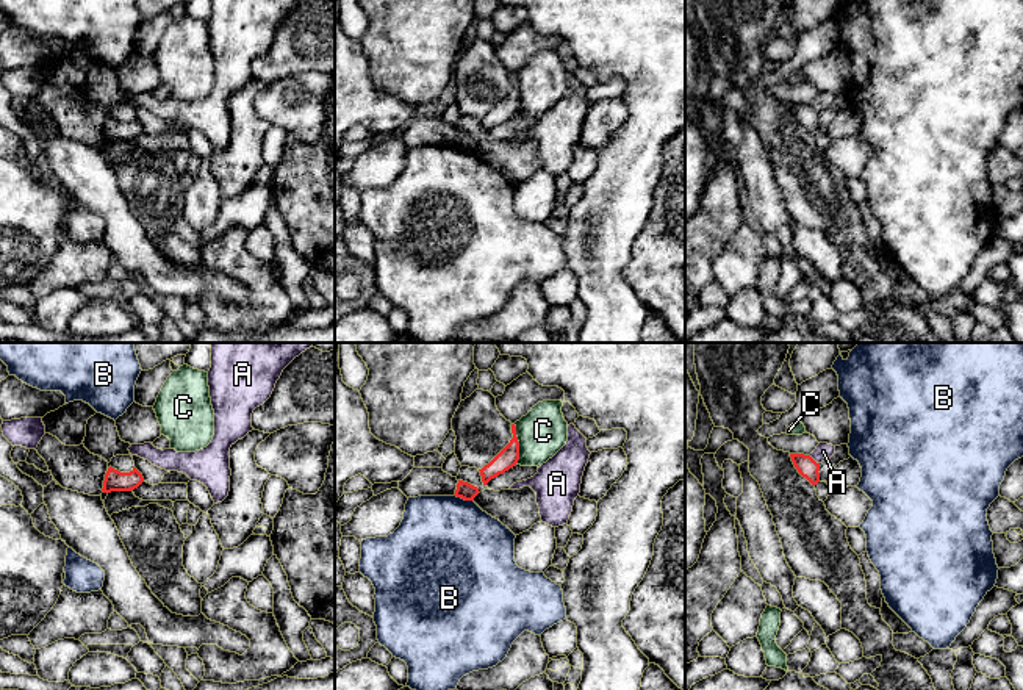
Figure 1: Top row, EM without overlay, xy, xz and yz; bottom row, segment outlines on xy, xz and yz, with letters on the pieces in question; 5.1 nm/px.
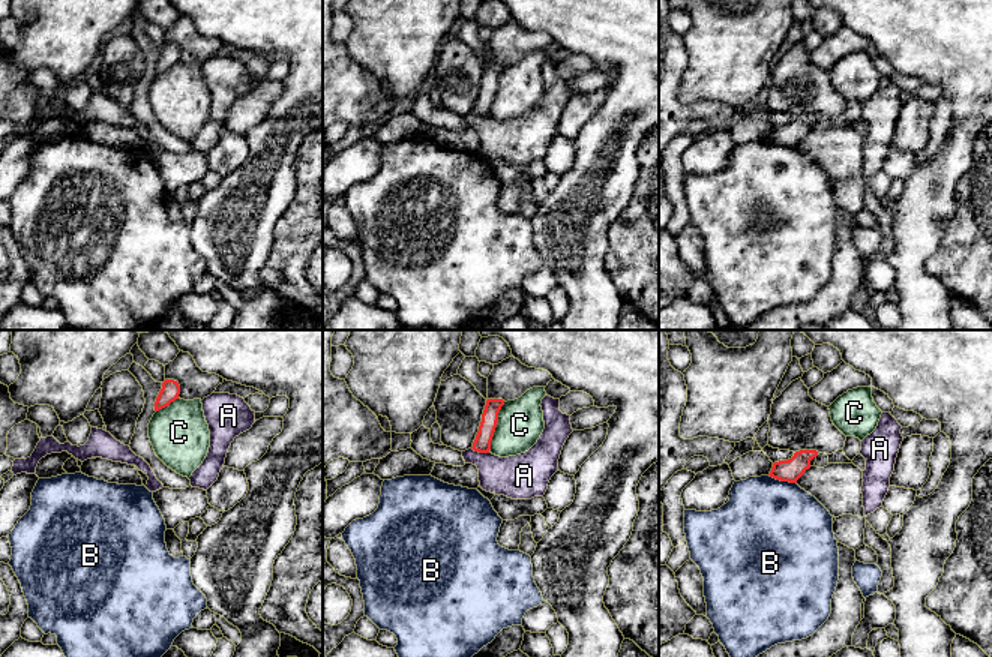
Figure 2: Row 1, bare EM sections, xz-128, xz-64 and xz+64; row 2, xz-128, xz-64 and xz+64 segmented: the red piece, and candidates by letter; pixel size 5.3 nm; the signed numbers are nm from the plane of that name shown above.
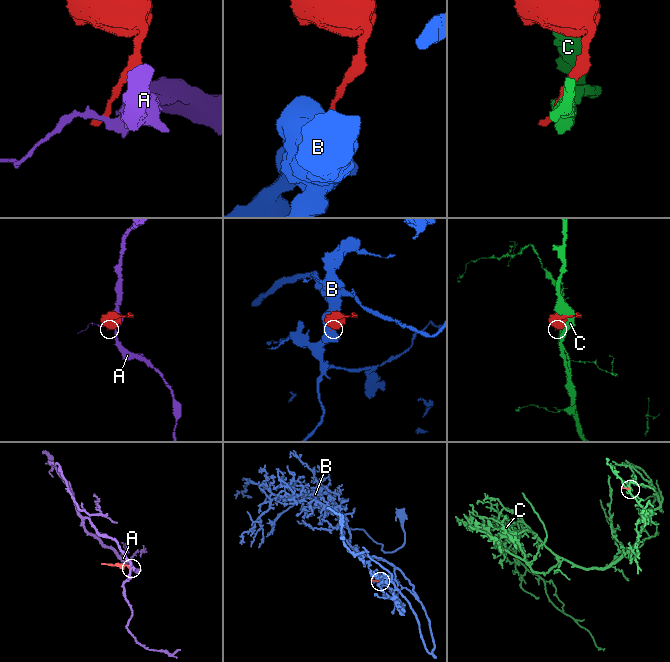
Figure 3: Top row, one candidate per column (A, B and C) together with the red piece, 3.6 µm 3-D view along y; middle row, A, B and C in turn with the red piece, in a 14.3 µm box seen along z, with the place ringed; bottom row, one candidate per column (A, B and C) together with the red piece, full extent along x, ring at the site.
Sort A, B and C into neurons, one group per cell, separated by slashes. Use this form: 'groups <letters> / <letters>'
groups A / B / C

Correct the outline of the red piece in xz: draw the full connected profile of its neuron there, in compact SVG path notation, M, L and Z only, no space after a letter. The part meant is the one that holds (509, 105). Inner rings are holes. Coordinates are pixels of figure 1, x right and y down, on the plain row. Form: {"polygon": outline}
{"polygon": "M512 74L513 88L510 92L480 120L482 131L486 135L491 128L504 124L510 117L513 117L519 110L519 91L516 86L516 75Z"}

